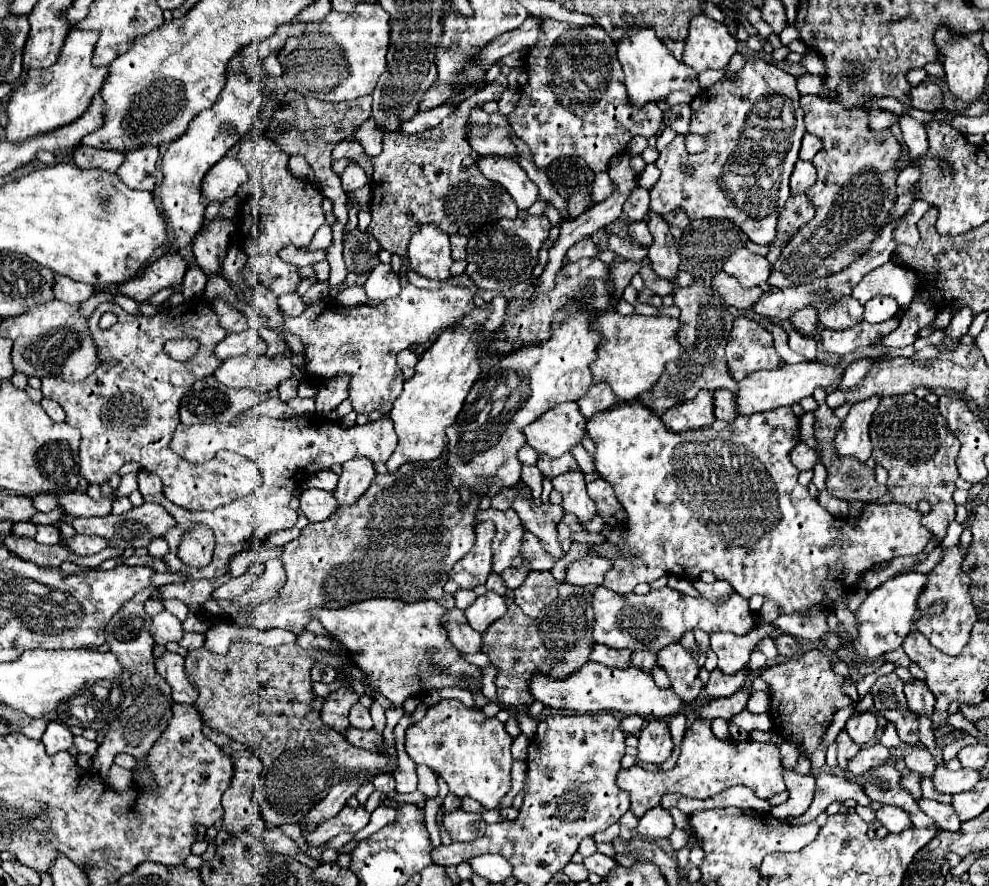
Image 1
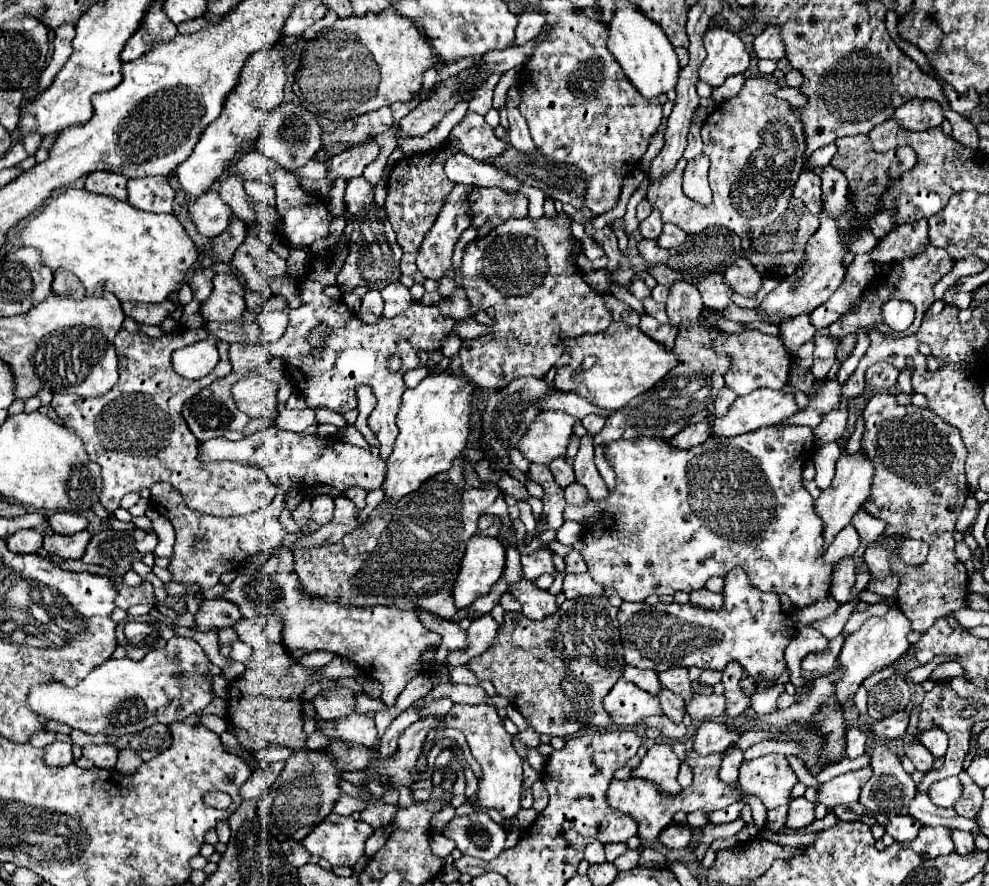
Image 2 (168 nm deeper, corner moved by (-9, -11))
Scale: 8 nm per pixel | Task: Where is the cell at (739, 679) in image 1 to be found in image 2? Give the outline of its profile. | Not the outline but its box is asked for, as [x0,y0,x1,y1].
[686,693,726,721]

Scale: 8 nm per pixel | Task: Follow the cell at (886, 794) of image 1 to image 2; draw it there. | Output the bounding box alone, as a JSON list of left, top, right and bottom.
[860,741,916,815]

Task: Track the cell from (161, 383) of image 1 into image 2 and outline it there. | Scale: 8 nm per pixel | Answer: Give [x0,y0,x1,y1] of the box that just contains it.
[50,329,276,517]

